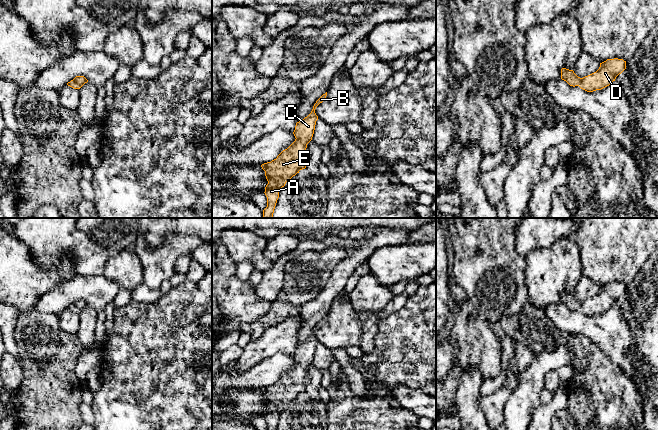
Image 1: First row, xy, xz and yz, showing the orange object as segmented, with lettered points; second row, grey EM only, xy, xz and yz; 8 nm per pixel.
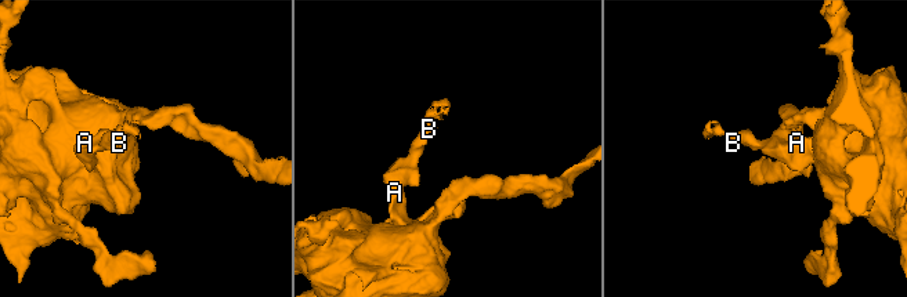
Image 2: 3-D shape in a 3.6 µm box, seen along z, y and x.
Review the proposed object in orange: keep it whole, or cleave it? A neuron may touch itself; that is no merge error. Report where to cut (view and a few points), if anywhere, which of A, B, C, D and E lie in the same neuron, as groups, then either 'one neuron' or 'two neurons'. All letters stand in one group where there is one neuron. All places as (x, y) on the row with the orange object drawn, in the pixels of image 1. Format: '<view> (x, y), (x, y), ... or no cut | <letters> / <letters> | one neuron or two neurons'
no cut | A B C D E | one neuron

